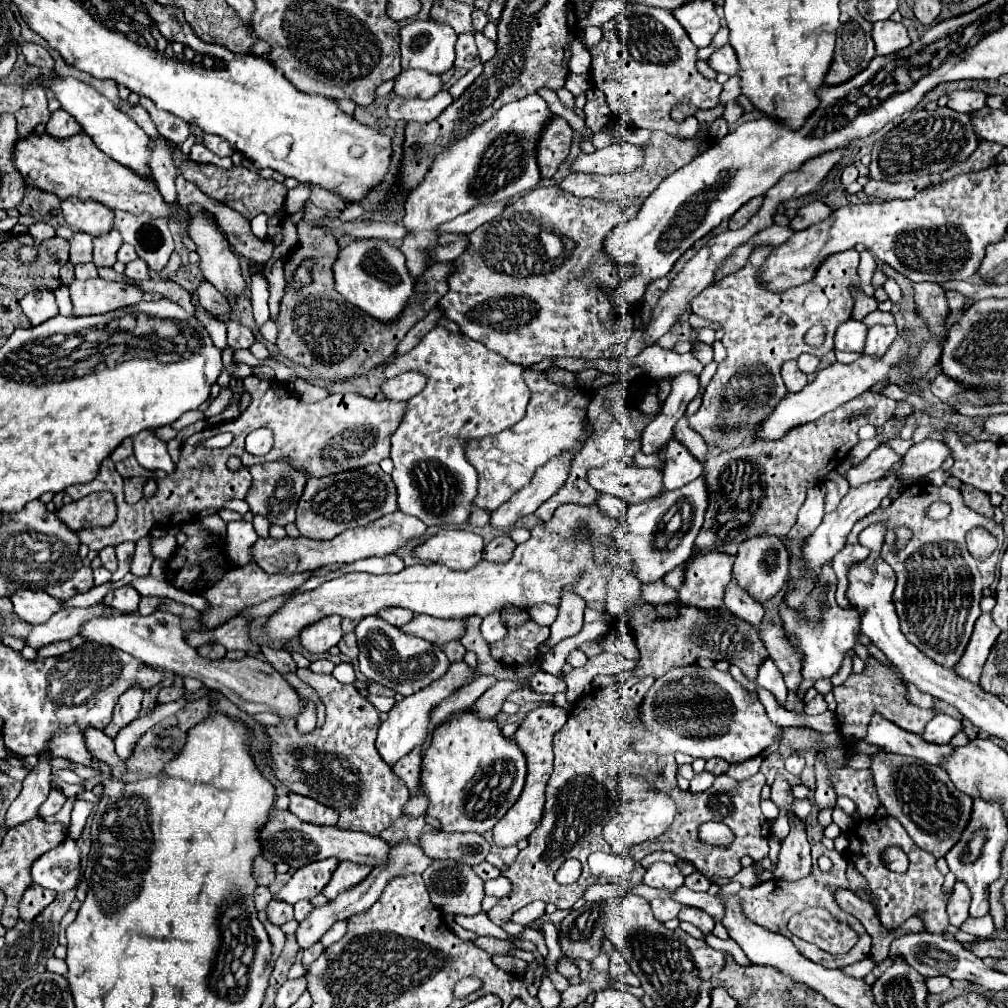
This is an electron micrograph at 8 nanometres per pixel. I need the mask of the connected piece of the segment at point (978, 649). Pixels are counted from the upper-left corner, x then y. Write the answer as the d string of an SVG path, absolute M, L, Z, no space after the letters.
M981 613L981 617L975 623L973 637L967 645L967 653L963 655L963 661L959 661L959 665L955 665L955 673L961 675L963 679L979 683L981 669L983 669L987 655L989 655L995 639L999 637L999 633L1001 633L1001 629L993 623L991 613Z

